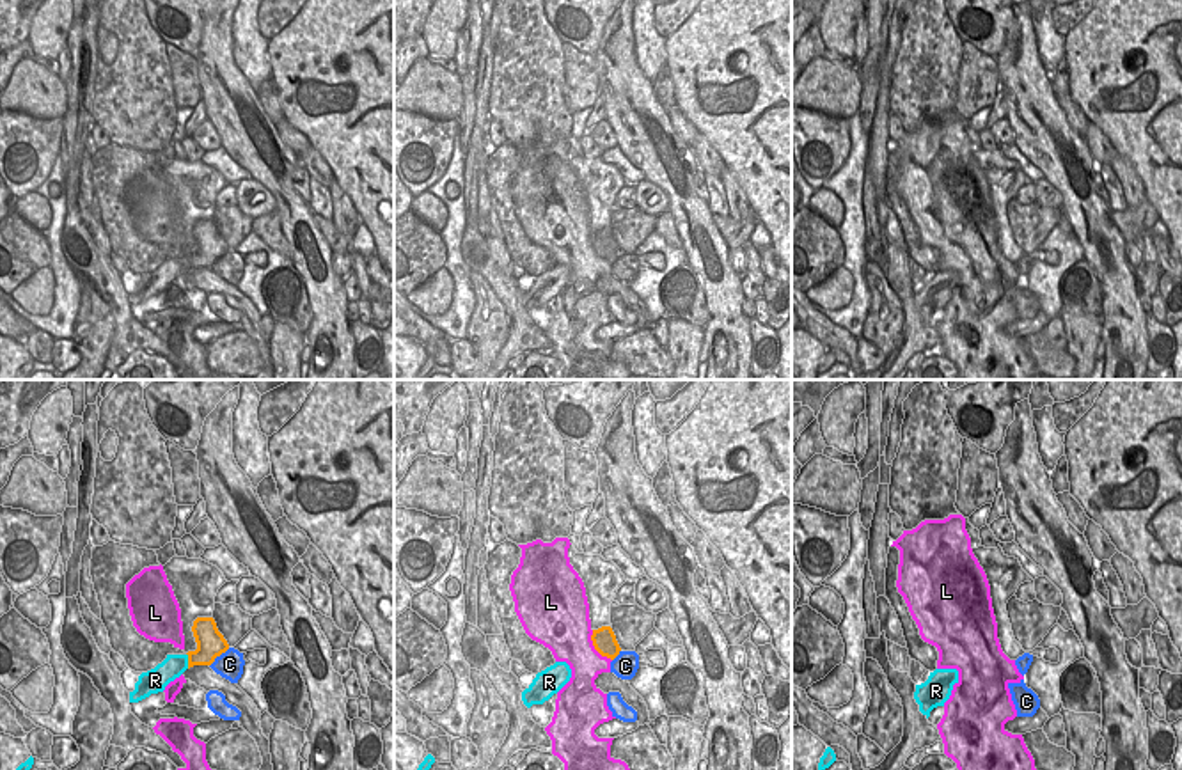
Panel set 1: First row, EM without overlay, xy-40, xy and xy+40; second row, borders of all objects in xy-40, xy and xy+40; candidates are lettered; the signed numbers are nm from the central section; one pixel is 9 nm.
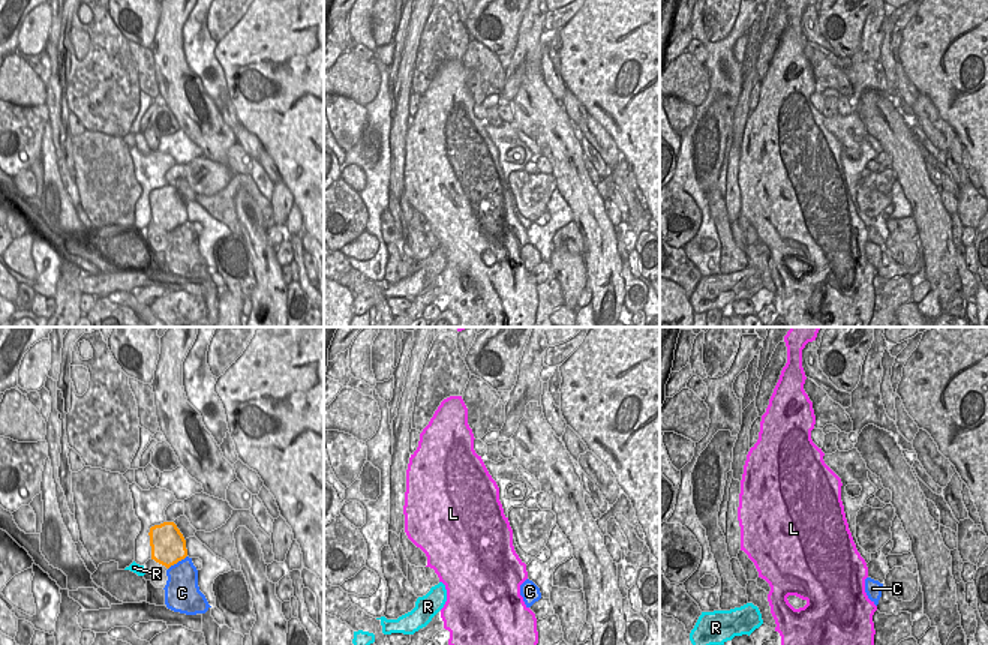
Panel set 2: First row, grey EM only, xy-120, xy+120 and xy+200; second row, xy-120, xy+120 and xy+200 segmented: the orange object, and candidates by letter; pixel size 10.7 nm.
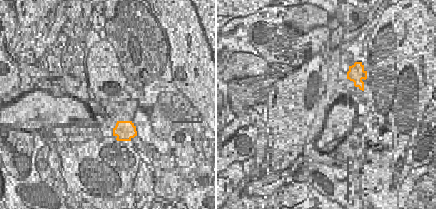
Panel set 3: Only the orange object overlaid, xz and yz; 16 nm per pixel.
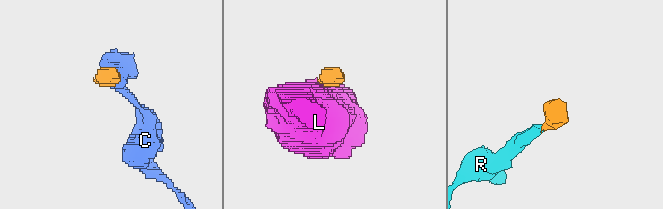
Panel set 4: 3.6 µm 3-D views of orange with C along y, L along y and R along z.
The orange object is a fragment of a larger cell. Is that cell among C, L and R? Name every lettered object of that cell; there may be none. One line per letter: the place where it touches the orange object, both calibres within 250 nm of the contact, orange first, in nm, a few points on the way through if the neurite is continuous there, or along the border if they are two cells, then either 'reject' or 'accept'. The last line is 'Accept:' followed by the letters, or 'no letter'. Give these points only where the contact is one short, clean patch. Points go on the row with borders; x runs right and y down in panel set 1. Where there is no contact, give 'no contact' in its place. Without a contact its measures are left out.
C: contact xy-40 (219, 655); calibres 260 and 240 nm; border xy-40 (229, 648), (210, 666); reject
L: contact xy (595, 648); calibres 220 and 380 nm; border xy (591, 630), (591, 644), (611, 660); reject
R: contact xy-40 (189, 660); calibres 260 and 200 nm; way xy-40 (210, 643), (189, 660), (173, 666); accept
Accept: R

